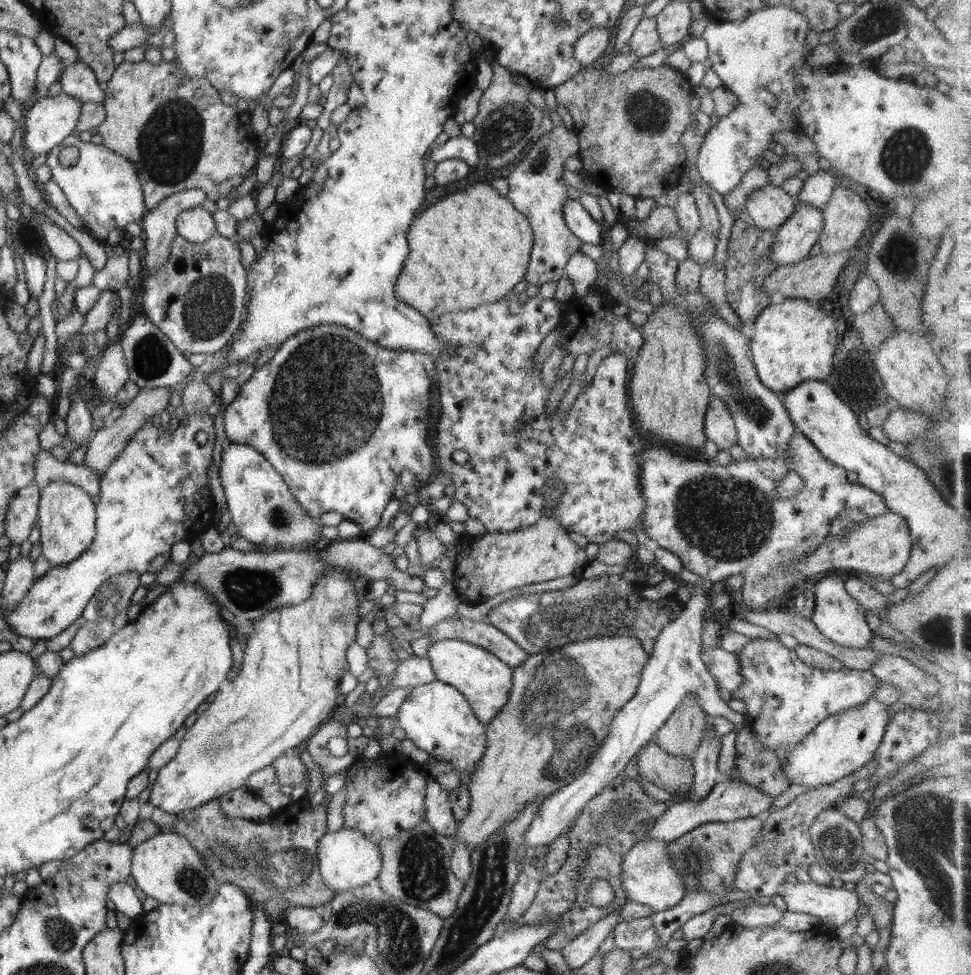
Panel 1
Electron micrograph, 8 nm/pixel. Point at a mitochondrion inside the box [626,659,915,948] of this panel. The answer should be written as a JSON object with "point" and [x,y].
{"point":[838,847]}

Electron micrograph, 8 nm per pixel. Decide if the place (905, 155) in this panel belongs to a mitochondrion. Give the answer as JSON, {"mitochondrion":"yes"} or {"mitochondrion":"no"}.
{"mitochondrion":"yes"}

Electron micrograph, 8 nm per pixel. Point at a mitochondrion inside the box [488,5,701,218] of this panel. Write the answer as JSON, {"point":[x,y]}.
{"point":[650,113]}

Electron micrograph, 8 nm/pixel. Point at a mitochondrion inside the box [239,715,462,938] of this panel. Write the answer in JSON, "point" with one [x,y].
{"point":[422,873]}

